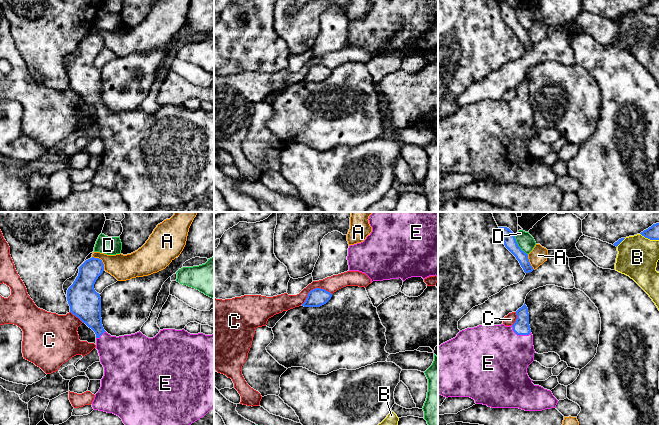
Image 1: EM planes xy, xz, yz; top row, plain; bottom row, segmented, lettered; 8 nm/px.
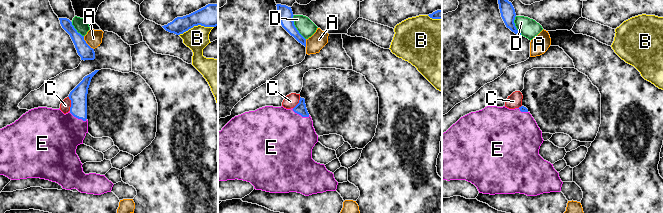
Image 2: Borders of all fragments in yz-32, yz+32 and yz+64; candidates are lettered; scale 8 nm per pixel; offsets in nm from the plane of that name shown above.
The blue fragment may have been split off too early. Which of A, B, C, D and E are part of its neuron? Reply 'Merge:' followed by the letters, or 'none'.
Merge: E

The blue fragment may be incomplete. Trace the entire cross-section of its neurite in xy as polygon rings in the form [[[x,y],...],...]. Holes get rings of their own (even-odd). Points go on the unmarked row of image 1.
[[[92,33],[86,36],[67,66],[70,88],[96,110],[96,125],[104,143],[101,163],[95,170],[92,183],[119,192],[130,212],[152,212],[163,207],[180,210],[214,184],[214,110],[163,105],[153,114],[140,107],[111,112],[103,104],[101,73],[94,65],[103,47],[101,35]]]

